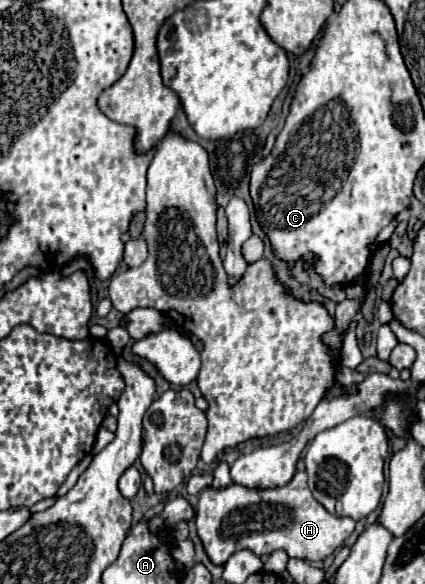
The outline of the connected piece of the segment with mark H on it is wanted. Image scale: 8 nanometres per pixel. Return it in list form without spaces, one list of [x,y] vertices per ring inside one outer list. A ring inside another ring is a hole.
[[[297,471],[287,485],[275,489],[247,489],[237,483],[223,489],[207,487],[199,495],[195,523],[203,549],[215,565],[225,565],[227,559],[241,549],[249,549],[257,557],[283,549],[289,557],[323,561],[341,547],[355,529],[351,517],[331,515],[323,505],[317,505],[307,489],[305,471]]]

